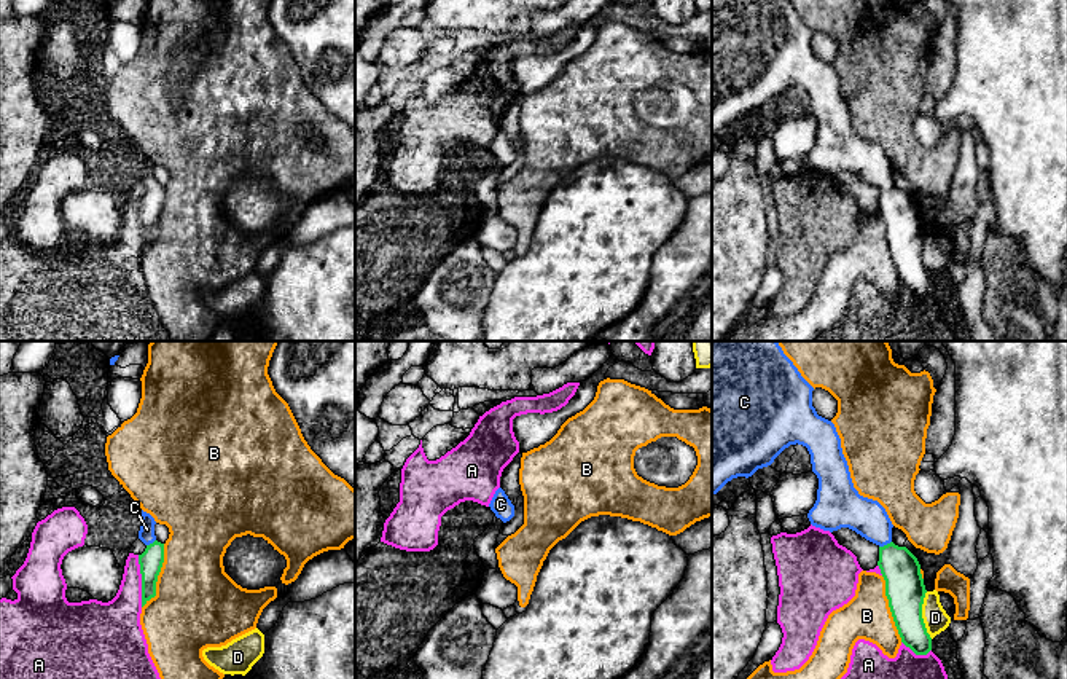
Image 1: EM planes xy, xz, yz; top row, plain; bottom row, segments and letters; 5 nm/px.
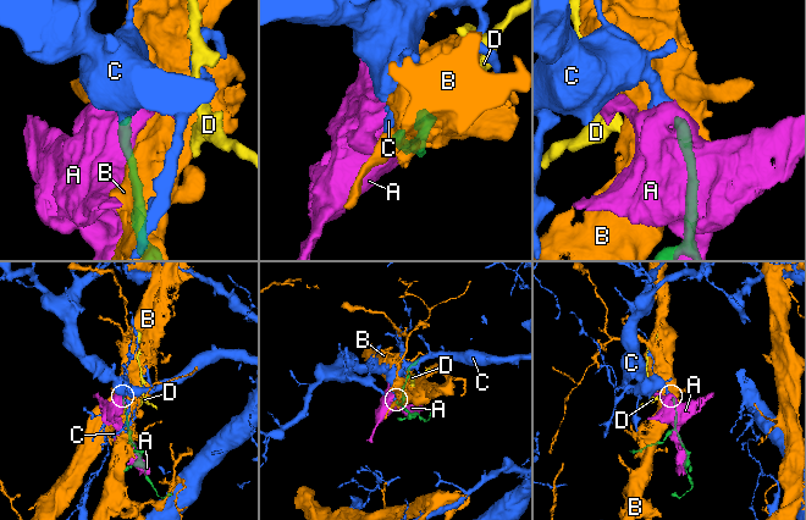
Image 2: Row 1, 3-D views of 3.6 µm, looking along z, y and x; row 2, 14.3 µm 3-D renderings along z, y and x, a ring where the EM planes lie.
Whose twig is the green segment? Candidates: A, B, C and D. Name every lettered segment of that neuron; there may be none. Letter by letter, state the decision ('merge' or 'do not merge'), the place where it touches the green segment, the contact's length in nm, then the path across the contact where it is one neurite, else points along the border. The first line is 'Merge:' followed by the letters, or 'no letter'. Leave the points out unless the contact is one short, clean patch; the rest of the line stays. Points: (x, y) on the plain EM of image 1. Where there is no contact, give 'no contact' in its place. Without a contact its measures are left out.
Merge: C
A: do not merge; meets green in xy at (142, 223); contact 260 nm long
B: do not merge; meets green in xy at (158, 217); contact 340 nm long
C: merge; meets green in yz at (884, 188); contact 70 nm long; runs through yz (905, 233), (902, 214), (884, 188), (879, 174), (867, 160)
D: do not merge; meets green in yz at (921, 259); contact 240 nm long; border along yz (926, 235), (922, 265), (932, 281)

